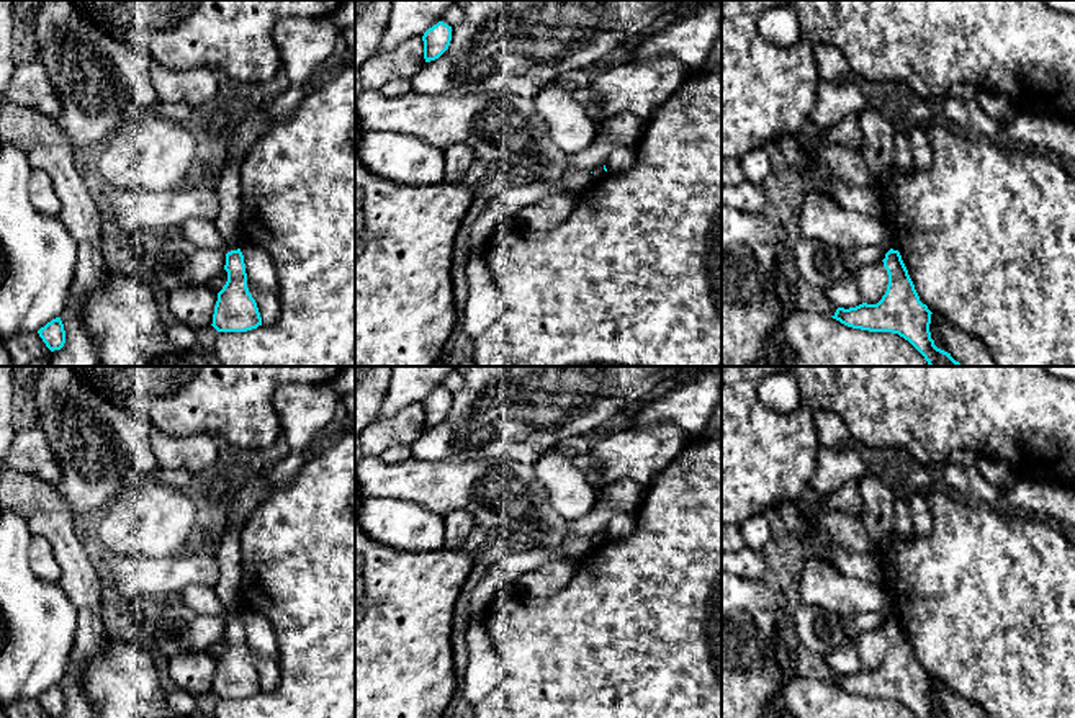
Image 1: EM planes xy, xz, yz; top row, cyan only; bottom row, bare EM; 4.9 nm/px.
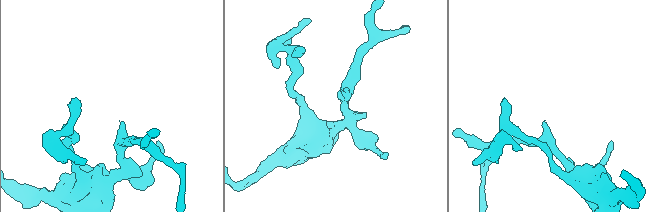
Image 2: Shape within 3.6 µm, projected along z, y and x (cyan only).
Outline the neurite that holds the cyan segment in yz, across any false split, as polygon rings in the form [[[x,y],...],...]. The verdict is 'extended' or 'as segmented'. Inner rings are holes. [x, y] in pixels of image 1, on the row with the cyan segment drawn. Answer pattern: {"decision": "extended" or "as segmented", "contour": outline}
{"decision": "extended", "contour": [[[872,106],[859,114],[859,124],[862,131],[861,154],[869,167],[869,177],[879,186],[884,200],[880,219],[890,250],[882,262],[888,273],[888,285],[877,304],[862,303],[849,309],[838,307],[831,317],[852,329],[898,334],[924,357],[929,366],[962,366],[951,353],[934,345],[929,332],[933,312],[920,301],[893,237],[892,170],[897,126]]]}

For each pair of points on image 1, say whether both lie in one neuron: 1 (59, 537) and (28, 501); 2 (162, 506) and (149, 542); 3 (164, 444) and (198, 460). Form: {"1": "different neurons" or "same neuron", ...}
{"1": "same neuron", "2": "same neuron", "3": "same neuron"}

